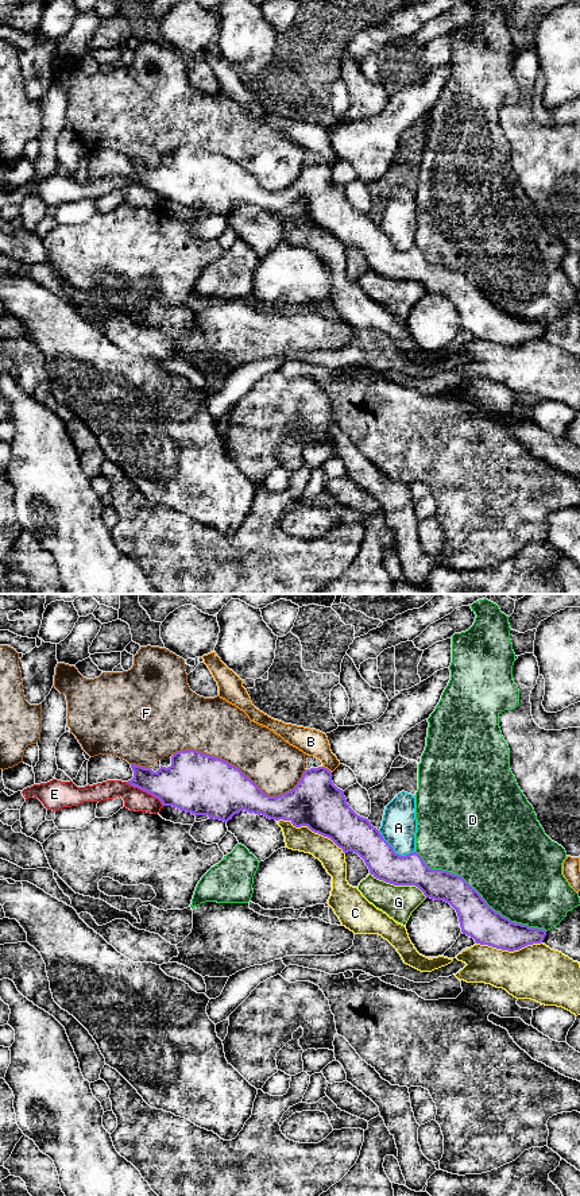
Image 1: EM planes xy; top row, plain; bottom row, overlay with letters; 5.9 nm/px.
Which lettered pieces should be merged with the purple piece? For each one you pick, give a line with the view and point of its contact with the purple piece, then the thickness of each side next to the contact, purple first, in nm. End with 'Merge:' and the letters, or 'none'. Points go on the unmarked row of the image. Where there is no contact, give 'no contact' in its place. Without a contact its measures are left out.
Merge: none

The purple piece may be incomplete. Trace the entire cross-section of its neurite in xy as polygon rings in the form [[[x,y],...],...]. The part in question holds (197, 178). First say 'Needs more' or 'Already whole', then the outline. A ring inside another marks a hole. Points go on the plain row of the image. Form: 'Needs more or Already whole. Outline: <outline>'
Already whole. Outline: [[[194,144],[173,148],[171,161],[167,163],[161,161],[156,167],[136,159],[131,159],[131,163],[134,173],[127,178],[158,193],[163,201],[224,217],[245,205],[275,216],[290,216],[295,223],[308,221],[312,227],[330,234],[344,248],[357,248],[374,273],[394,281],[415,281],[426,293],[449,298],[457,308],[461,328],[473,333],[476,339],[514,347],[527,340],[541,339],[546,331],[544,324],[511,317],[496,308],[461,271],[429,263],[417,247],[398,250],[367,213],[357,211],[349,202],[344,186],[333,180],[332,167],[325,162],[306,165],[293,185],[278,192],[266,190],[228,157]]]

